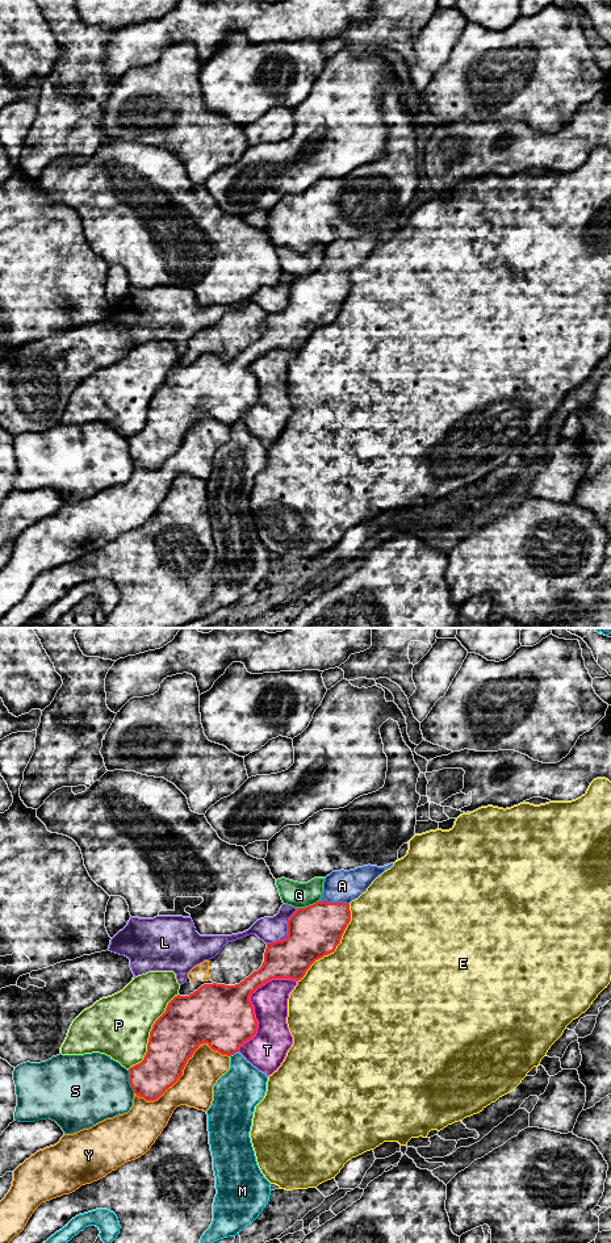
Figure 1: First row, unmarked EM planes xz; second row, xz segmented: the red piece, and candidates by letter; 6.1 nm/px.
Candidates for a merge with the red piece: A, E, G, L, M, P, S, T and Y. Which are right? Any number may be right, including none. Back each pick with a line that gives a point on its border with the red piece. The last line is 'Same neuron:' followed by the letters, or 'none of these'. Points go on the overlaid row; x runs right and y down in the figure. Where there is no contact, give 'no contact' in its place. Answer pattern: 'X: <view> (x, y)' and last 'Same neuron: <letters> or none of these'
A: xz (335, 903)
Same neuron: A

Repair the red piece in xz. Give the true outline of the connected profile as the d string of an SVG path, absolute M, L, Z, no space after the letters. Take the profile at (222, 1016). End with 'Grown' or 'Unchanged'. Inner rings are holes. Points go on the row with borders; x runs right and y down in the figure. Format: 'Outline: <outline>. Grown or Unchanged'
Outline: M393 863L377 867L363 866L350 871L332 871L325 878L319 901L297 911L288 920L288 937L267 943L264 962L258 971L235 985L204 984L189 996L175 996L166 1012L155 1021L150 1031L147 1052L143 1060L129 1068L129 1083L134 1093L146 1101L158 1100L177 1079L200 1045L208 1043L212 1050L231 1056L239 1047L255 1037L258 1021L250 996L272 979L301 980L310 966L335 951L351 921L350 903L357 899L372 882Z. Grown

